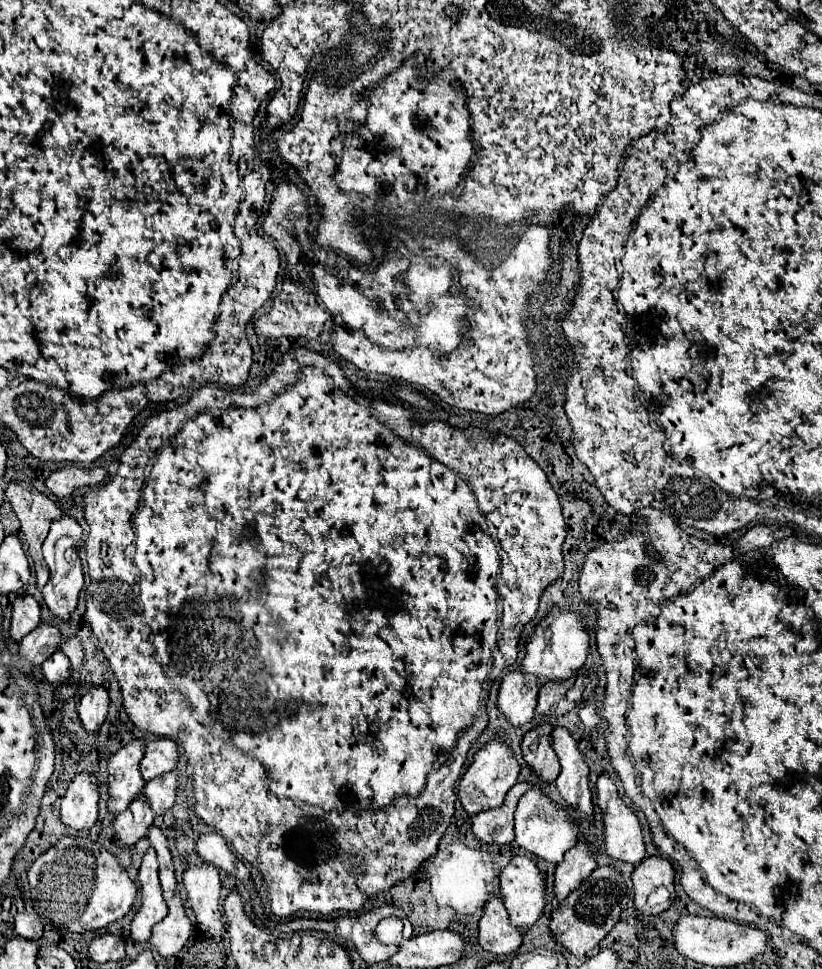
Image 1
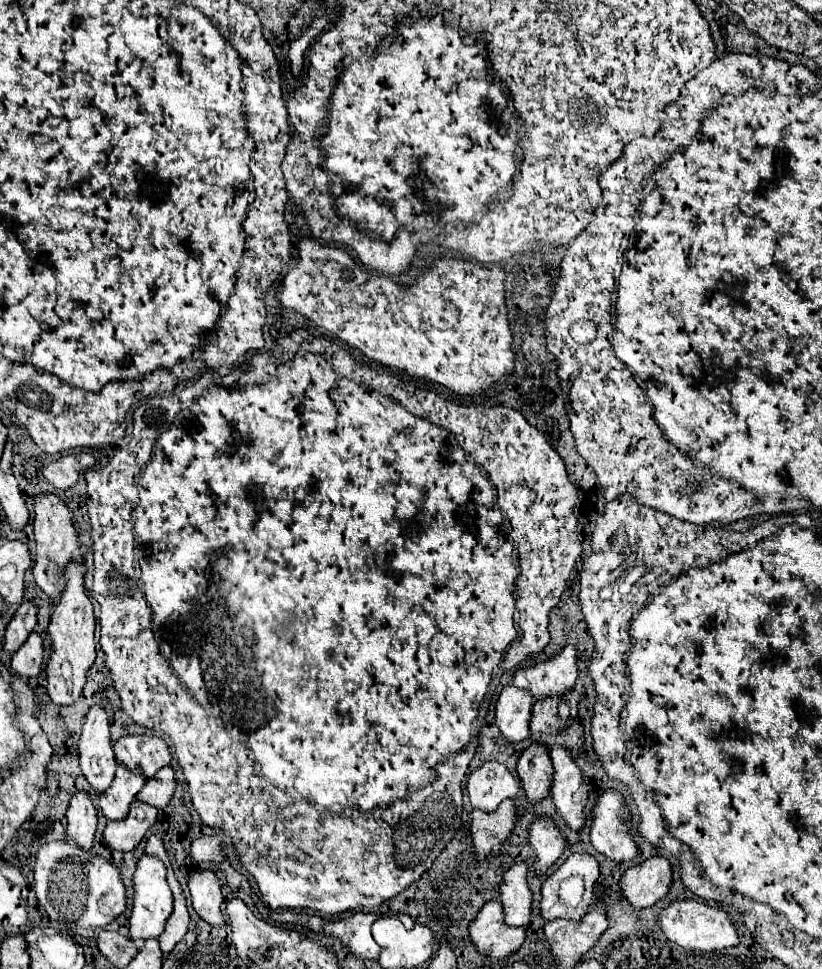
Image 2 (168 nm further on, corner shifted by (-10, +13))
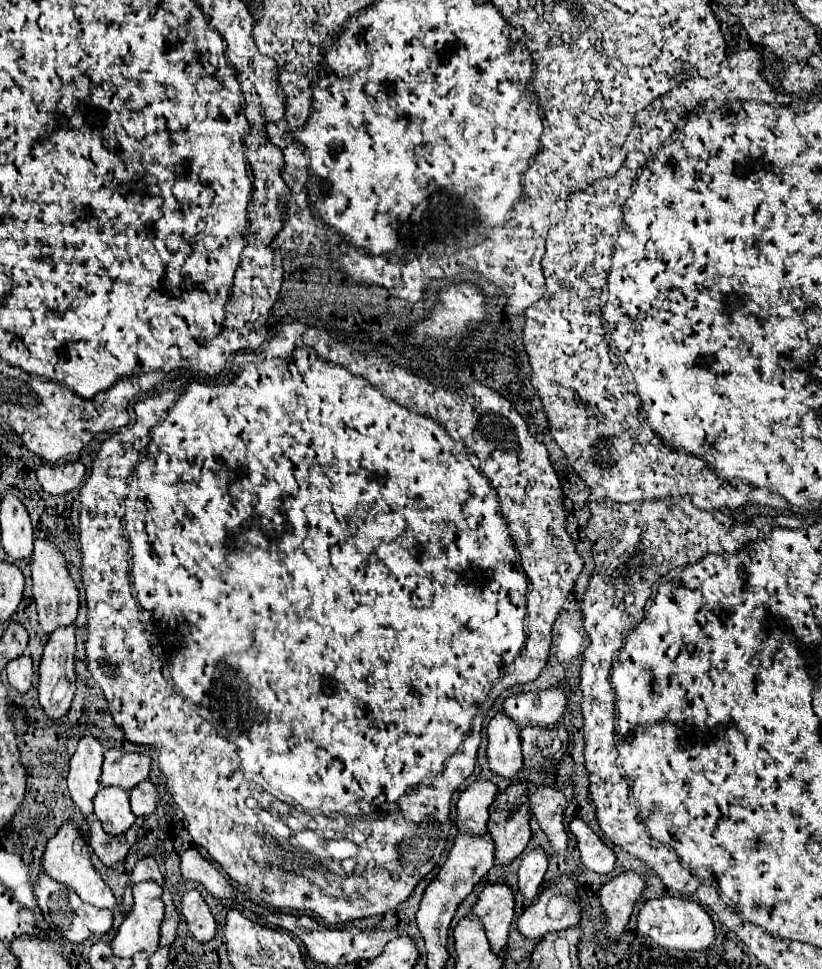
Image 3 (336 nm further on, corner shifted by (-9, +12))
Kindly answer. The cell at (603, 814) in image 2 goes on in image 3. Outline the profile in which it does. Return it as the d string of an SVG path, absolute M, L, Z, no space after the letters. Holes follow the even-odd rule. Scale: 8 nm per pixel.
M581 817L569 823L571 833L577 837L577 849L581 851L581 861L595 873L611 873L615 865L613 849L591 829Z

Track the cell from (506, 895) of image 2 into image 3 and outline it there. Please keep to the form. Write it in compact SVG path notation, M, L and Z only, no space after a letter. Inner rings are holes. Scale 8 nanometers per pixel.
M493 883L483 889L473 915L483 921L493 951L501 951L507 943L507 935L515 917L515 897L507 883Z

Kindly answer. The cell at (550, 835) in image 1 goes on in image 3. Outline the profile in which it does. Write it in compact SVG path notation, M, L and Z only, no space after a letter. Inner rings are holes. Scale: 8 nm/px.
M537 847L531 853L523 855L519 867L519 889L527 899L533 899L537 895L545 871L547 871L547 853L543 847Z

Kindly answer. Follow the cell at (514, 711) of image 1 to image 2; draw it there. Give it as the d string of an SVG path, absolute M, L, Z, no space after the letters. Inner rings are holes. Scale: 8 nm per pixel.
M506 686L502 690L494 712L502 740L514 744L530 736L528 718L532 716L532 704L532 698L528 698L524 690L516 690L514 686Z

